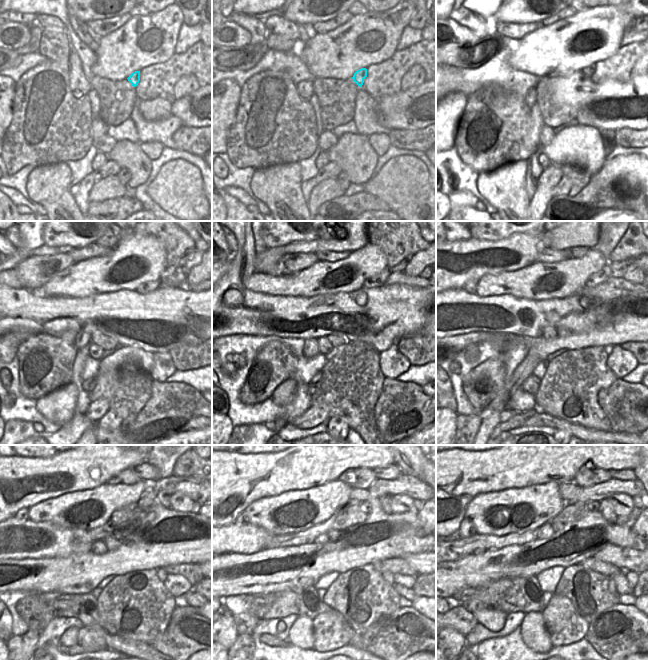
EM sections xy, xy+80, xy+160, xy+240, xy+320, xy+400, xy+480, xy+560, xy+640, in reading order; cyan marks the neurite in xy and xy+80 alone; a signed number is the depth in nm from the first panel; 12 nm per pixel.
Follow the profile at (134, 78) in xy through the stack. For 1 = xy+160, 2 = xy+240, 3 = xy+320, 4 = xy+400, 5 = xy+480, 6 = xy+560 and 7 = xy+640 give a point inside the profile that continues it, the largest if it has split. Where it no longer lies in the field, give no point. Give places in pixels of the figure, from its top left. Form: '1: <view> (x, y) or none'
1: xy+160 (588, 70)
2: xy+240 (144, 288)
3: xy+320 (378, 280)
4: xy+400 (599, 277)
5: xy+480 (149, 497)
6: xy+560 (365, 506)
7: xy+640 (591, 506)

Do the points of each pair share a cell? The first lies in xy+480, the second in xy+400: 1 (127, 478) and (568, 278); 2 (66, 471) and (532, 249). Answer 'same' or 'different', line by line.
1: different
2: same

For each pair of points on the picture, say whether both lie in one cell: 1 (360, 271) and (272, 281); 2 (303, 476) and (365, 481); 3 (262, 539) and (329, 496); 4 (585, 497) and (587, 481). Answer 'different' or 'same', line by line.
1: same
2: different
3: different
4: different

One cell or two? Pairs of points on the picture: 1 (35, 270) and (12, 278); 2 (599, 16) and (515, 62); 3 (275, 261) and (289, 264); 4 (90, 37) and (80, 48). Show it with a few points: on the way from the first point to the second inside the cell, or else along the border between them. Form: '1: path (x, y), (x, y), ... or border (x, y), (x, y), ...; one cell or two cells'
1: border (14, 269), (23, 279), (24, 287); two cells
2: path (578, 31), (558, 50), (536, 54); one cell
3: border (288, 254), (283, 258), (283, 274); two cells
4: border (72, 29), (94, 52); two cells

